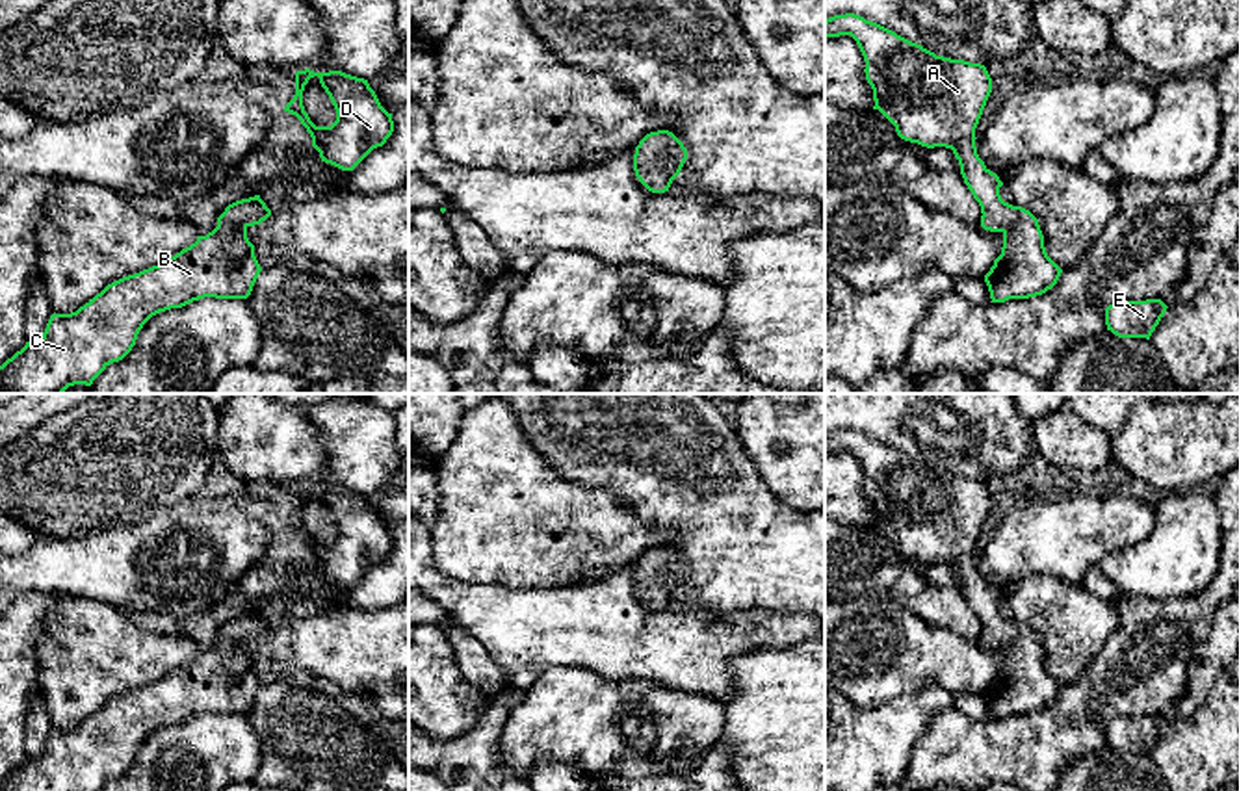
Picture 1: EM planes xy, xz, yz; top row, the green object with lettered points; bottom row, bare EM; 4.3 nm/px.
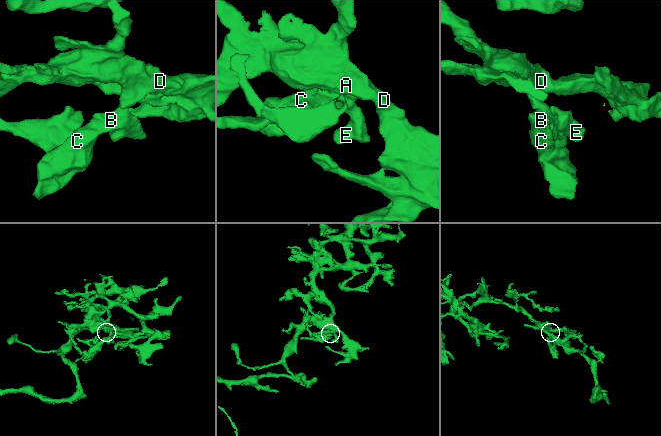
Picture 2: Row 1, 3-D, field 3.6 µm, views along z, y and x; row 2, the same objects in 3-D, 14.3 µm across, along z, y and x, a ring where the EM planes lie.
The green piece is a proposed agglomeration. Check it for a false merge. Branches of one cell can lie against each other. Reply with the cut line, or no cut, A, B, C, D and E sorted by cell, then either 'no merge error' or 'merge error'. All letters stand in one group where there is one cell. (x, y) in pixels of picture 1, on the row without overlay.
cut none; groups A B C D E; no merge error

